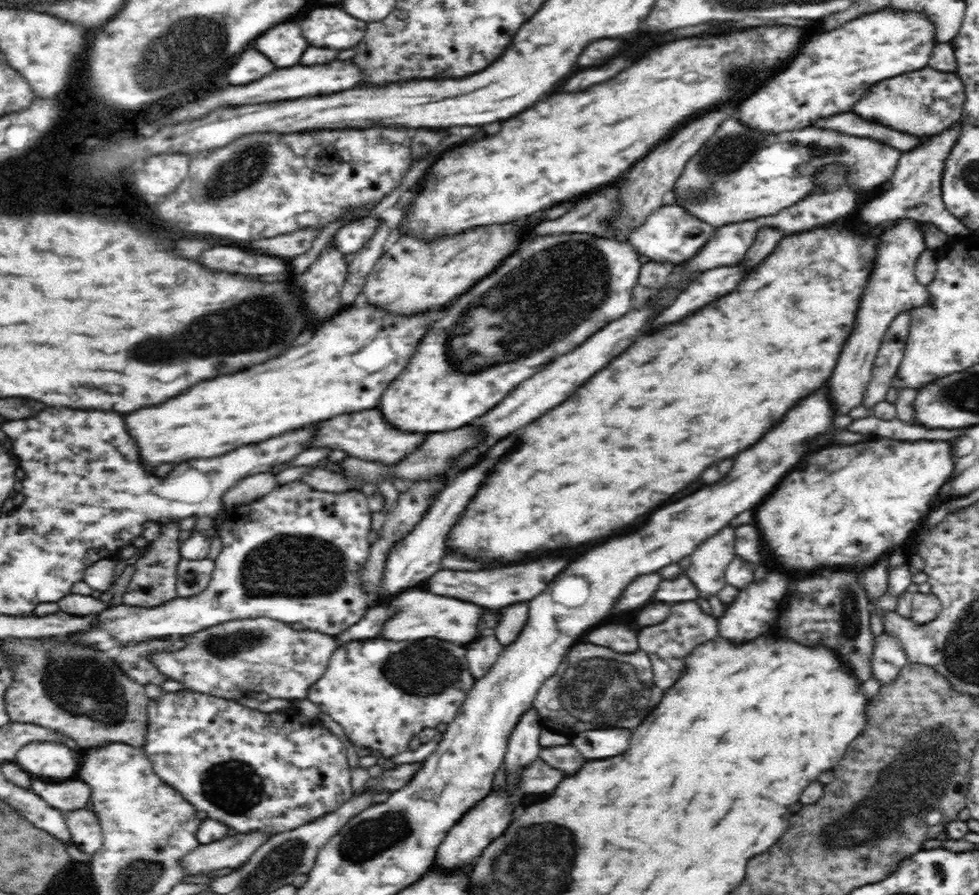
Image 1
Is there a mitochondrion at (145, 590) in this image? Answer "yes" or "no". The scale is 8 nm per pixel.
no

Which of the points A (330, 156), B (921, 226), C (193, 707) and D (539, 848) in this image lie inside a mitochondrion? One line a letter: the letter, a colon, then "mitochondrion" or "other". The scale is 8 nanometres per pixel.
A: other
B: other
C: other
D: mitochondrion

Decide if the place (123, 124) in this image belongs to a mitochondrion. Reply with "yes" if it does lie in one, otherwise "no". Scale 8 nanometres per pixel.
no

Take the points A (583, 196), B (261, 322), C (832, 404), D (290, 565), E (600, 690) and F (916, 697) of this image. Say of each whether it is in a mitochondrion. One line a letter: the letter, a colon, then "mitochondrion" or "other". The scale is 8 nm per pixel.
A: other
B: mitochondrion
C: other
D: mitochondrion
E: mitochondrion
F: other

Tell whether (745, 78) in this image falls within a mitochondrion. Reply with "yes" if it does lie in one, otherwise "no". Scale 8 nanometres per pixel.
no

